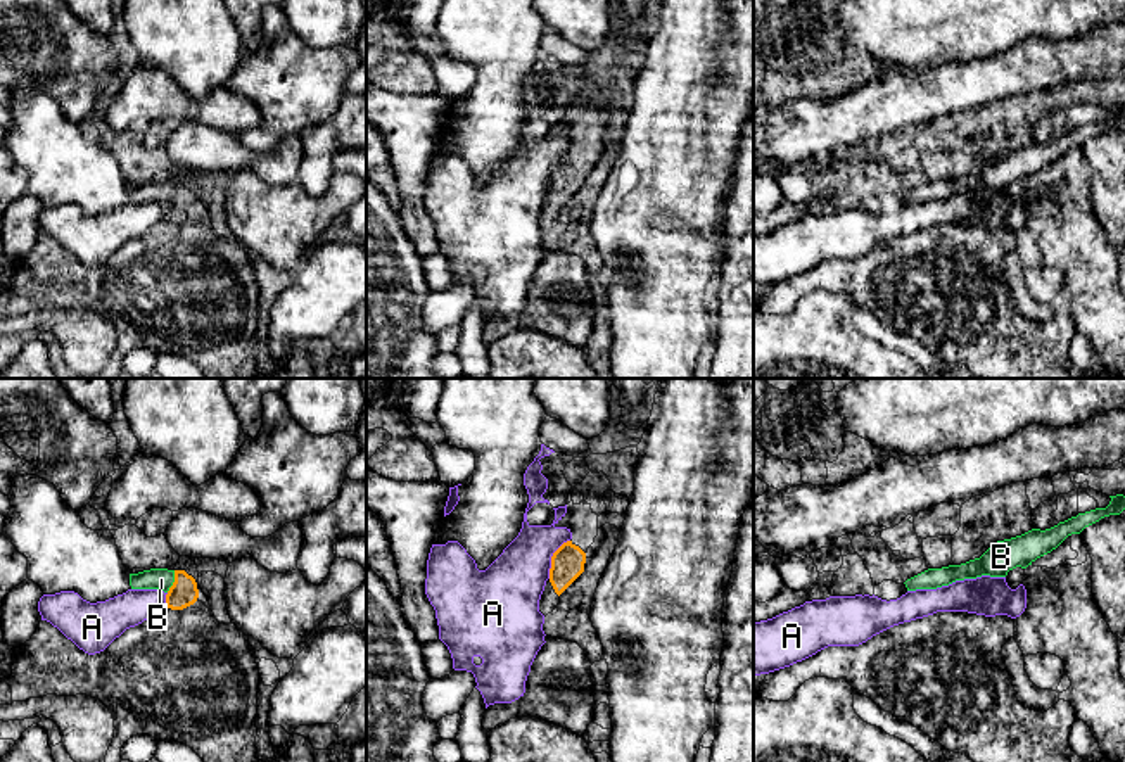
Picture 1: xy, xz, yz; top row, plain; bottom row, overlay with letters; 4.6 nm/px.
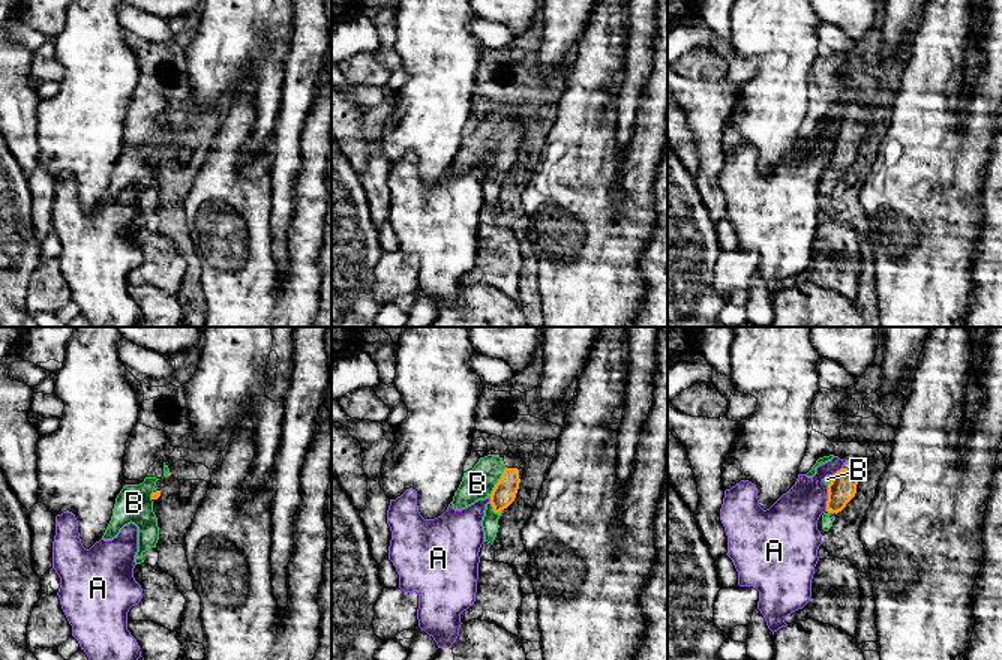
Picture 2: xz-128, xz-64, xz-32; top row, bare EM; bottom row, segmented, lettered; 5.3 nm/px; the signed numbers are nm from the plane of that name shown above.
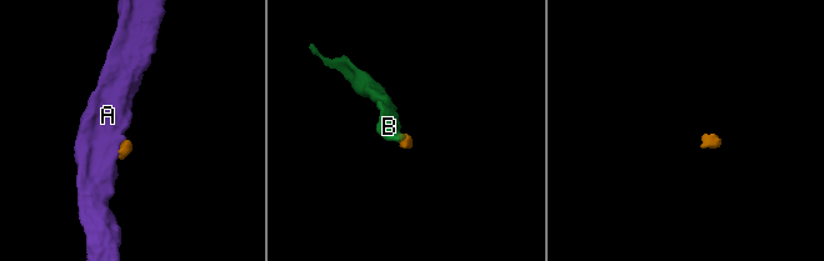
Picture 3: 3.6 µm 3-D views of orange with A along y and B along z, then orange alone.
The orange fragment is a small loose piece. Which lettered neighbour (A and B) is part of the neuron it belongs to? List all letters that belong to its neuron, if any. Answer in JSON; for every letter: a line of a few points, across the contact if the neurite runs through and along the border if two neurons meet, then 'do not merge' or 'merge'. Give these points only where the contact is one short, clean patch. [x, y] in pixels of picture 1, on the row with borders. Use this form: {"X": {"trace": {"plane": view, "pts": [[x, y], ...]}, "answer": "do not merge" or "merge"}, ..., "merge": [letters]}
{"A": {"trace": {"plane": "xz", "pts": [[569, 539], [553, 553], [548, 577]]}, "answer": "do not merge"}, "B": {"trace": {"plane": "xy", "pts": [[184, 591], [175, 581], [161, 579]]}, "answer": "merge"}, "merge": ["B"]}

